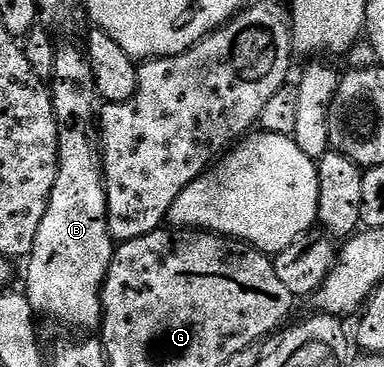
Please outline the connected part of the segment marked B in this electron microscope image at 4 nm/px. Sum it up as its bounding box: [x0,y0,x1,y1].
[24,45,116,330]

